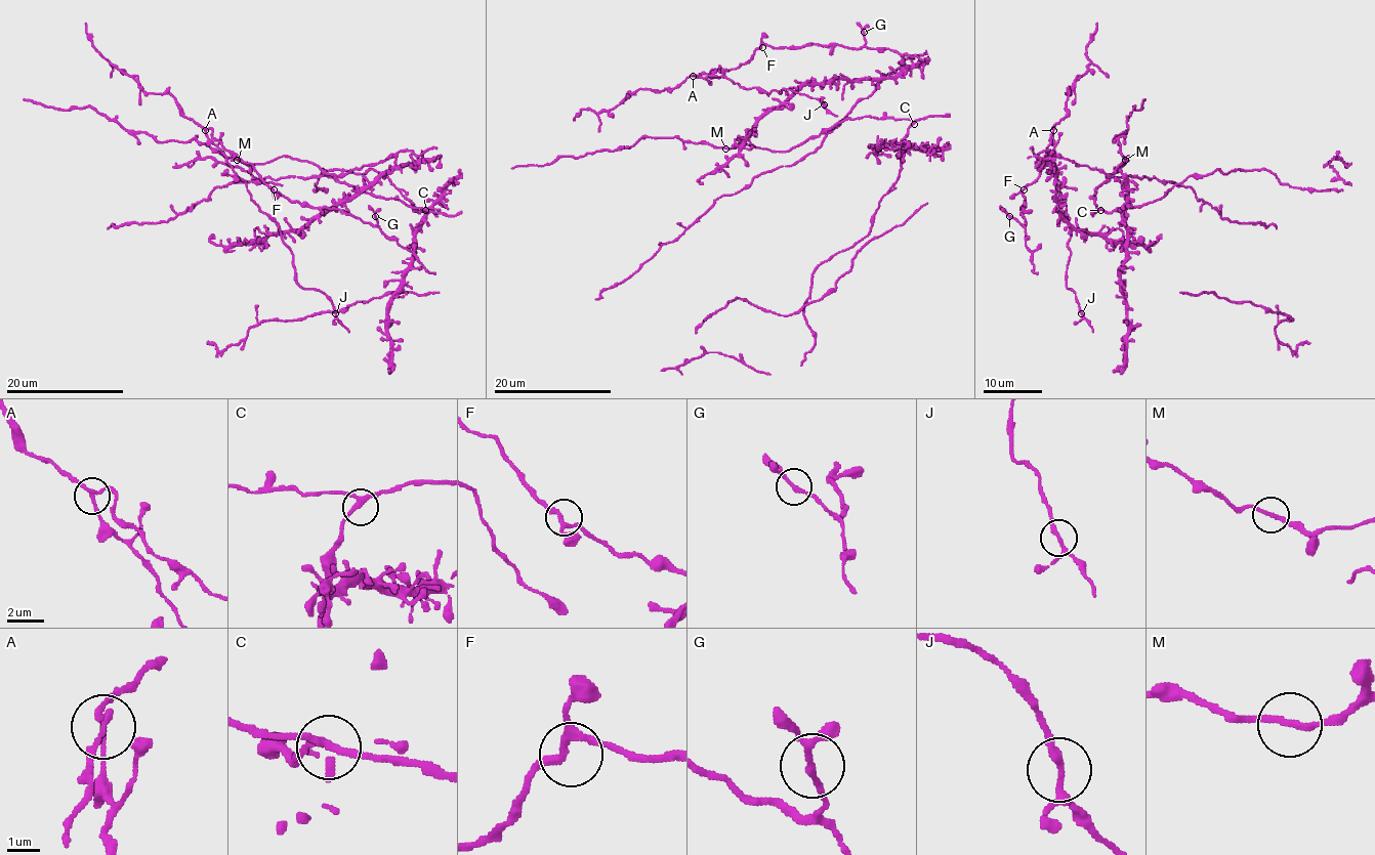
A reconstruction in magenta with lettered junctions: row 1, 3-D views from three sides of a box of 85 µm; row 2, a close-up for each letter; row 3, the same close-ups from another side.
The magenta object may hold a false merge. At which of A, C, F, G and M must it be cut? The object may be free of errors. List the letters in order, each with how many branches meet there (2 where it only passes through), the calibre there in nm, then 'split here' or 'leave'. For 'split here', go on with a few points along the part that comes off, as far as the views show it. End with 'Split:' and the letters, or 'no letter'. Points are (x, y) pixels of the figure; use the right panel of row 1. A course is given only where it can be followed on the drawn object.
A: 3 | 150 nm | split here | (1053, 130), (1053, 176), (1071, 229), (1067, 287), (1093, 332)
C: 3 | 220 nm | leave
F: 3 | 190 nm | leave
G: 3 | 170 nm | leave
M: 2 | 200 nm | leave
Split: A

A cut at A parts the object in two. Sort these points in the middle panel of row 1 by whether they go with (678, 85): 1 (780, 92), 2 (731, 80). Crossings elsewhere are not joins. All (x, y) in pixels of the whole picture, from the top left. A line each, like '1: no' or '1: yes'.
1: no
2: no

